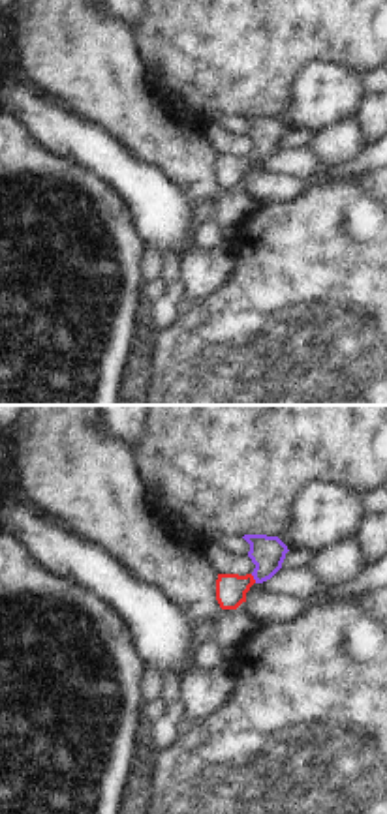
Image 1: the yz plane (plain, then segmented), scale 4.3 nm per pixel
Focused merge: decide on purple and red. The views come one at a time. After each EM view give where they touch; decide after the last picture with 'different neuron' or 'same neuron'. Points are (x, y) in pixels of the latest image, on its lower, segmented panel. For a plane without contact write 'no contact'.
contact (254, 578)

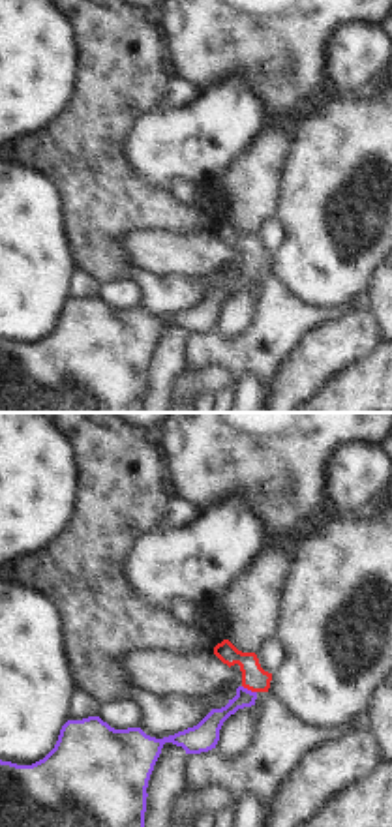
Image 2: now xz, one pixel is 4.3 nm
contact (250, 691)

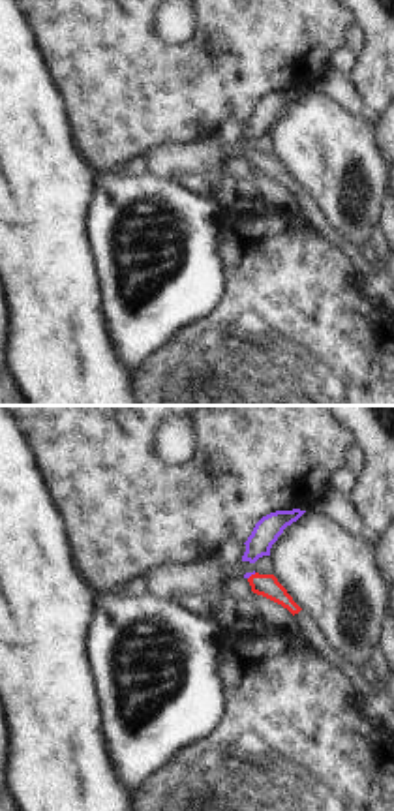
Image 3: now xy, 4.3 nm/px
contact (252, 573)

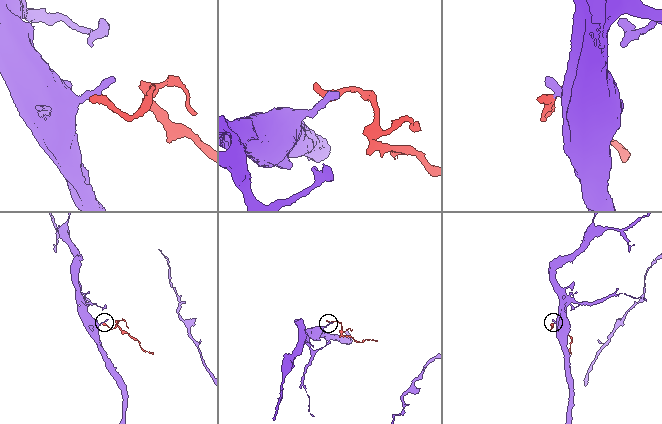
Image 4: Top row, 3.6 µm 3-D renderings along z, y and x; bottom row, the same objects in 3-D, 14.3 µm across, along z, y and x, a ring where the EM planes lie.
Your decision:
same neuron

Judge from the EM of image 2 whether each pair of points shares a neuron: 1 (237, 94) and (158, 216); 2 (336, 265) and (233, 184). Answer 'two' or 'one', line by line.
1: two
2: two

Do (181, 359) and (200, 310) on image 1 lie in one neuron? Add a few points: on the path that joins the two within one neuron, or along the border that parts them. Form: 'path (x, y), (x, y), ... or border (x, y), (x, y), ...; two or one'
path (192, 347), (200, 340), (200, 321); one

